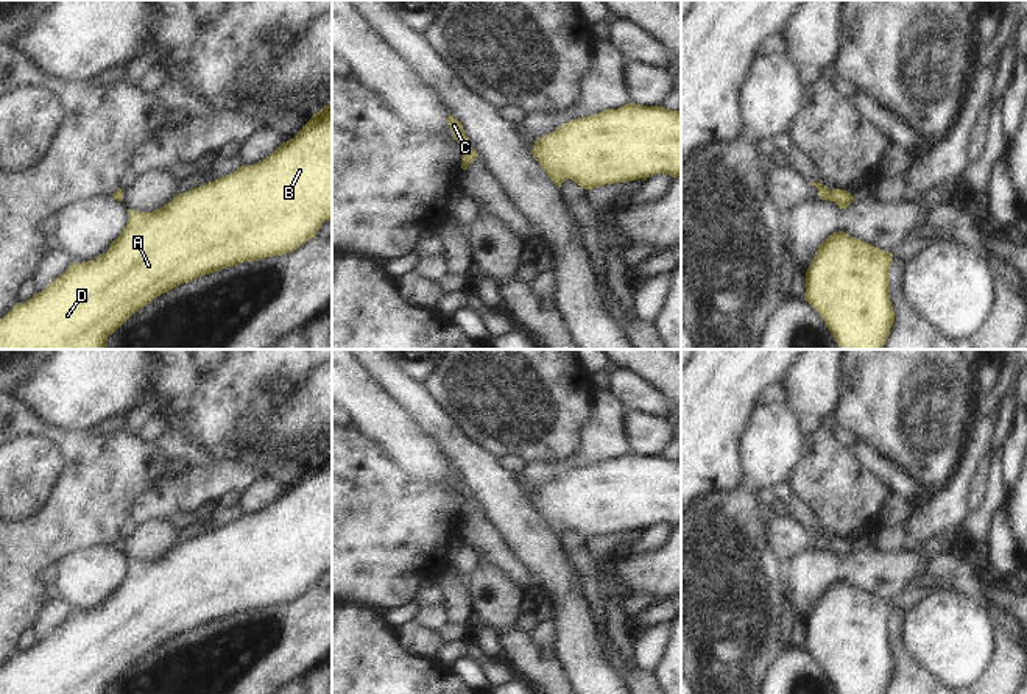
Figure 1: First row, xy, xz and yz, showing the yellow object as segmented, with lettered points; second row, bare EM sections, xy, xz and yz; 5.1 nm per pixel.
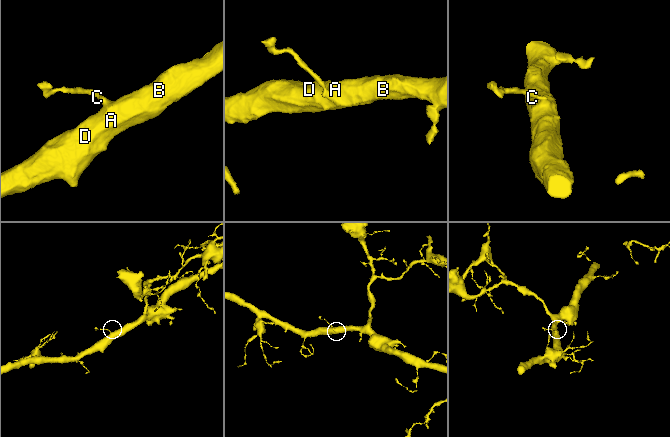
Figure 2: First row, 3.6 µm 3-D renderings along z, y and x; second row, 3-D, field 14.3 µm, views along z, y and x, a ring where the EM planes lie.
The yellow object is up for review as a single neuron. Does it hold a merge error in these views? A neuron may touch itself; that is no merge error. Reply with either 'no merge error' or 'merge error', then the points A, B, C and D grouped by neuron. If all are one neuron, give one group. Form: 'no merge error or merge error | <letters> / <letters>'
no merge error | A B C D

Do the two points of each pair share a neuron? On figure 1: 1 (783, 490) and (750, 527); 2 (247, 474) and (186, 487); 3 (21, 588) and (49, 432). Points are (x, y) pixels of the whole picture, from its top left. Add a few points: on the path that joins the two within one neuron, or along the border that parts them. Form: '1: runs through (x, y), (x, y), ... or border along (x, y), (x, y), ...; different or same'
1: border along (765, 493), (769, 499); different
2: runs through (231, 476), (222, 476), (201, 485); same
3: runs through (33, 548), (70, 510), (70, 468); same

